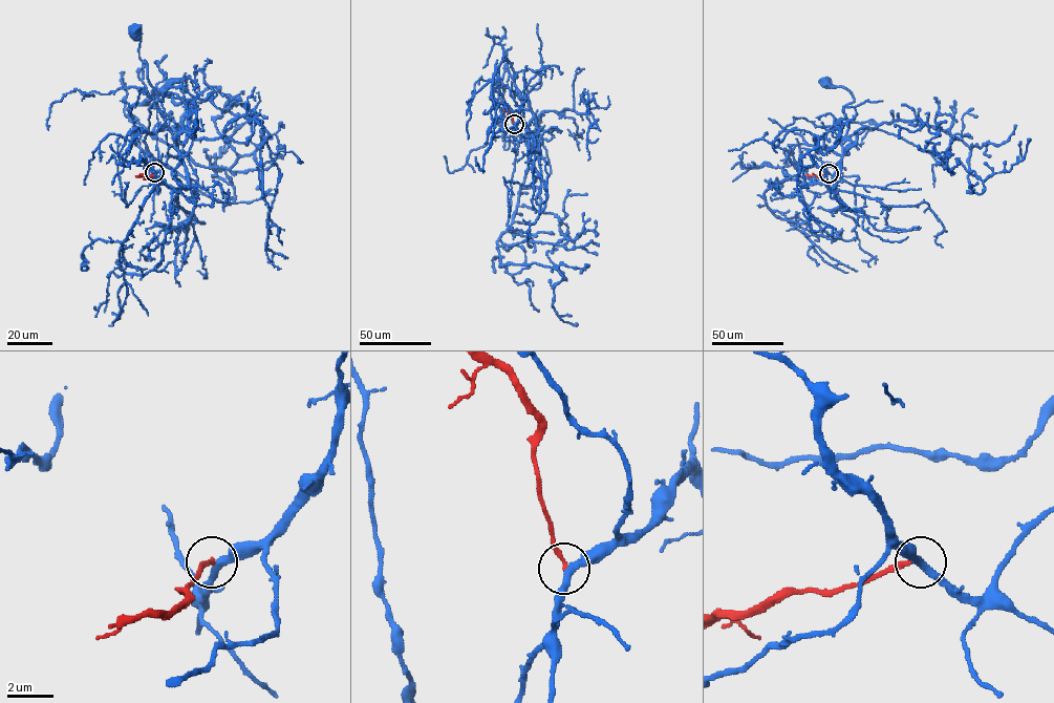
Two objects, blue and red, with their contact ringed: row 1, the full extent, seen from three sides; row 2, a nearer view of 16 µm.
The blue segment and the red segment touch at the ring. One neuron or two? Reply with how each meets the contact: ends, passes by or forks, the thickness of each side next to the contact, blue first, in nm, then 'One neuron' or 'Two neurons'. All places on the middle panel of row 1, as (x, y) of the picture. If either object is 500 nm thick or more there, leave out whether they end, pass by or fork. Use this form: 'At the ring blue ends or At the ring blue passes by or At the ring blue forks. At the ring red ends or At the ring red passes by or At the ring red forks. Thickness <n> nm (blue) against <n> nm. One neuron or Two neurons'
At the ring blue passes by. At the ring red ends. Thickness 320 nm (blue) against 200 nm. Two neurons

